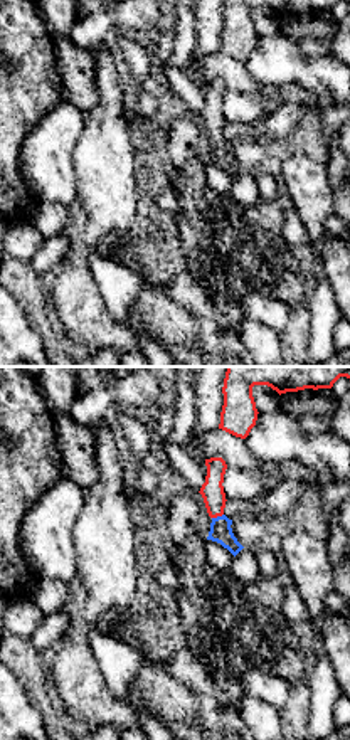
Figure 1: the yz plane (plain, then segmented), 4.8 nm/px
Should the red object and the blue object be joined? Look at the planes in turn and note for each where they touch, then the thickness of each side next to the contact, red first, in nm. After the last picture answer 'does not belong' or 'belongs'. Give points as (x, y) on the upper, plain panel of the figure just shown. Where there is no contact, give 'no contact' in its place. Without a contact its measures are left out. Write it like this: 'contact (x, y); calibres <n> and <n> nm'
contact (217, 138); calibres 110 and 110 nm

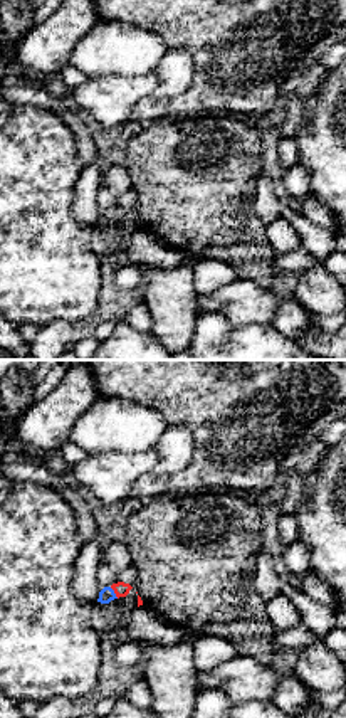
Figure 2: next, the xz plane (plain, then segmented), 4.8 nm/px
contact (115, 216); calibres 70 and 70 nm

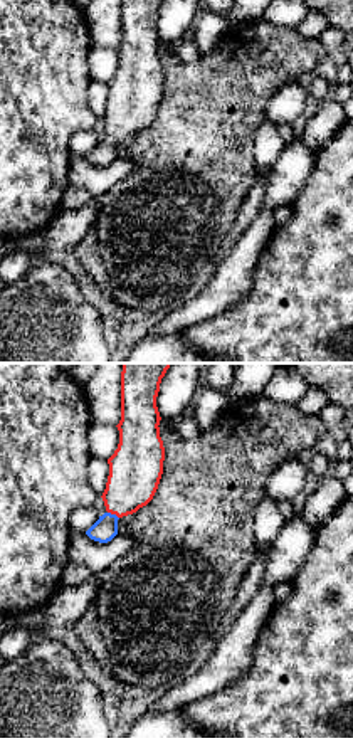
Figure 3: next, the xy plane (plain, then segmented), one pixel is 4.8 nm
contact (113, 137); calibres 260 and 110 nm

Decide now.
belongs

